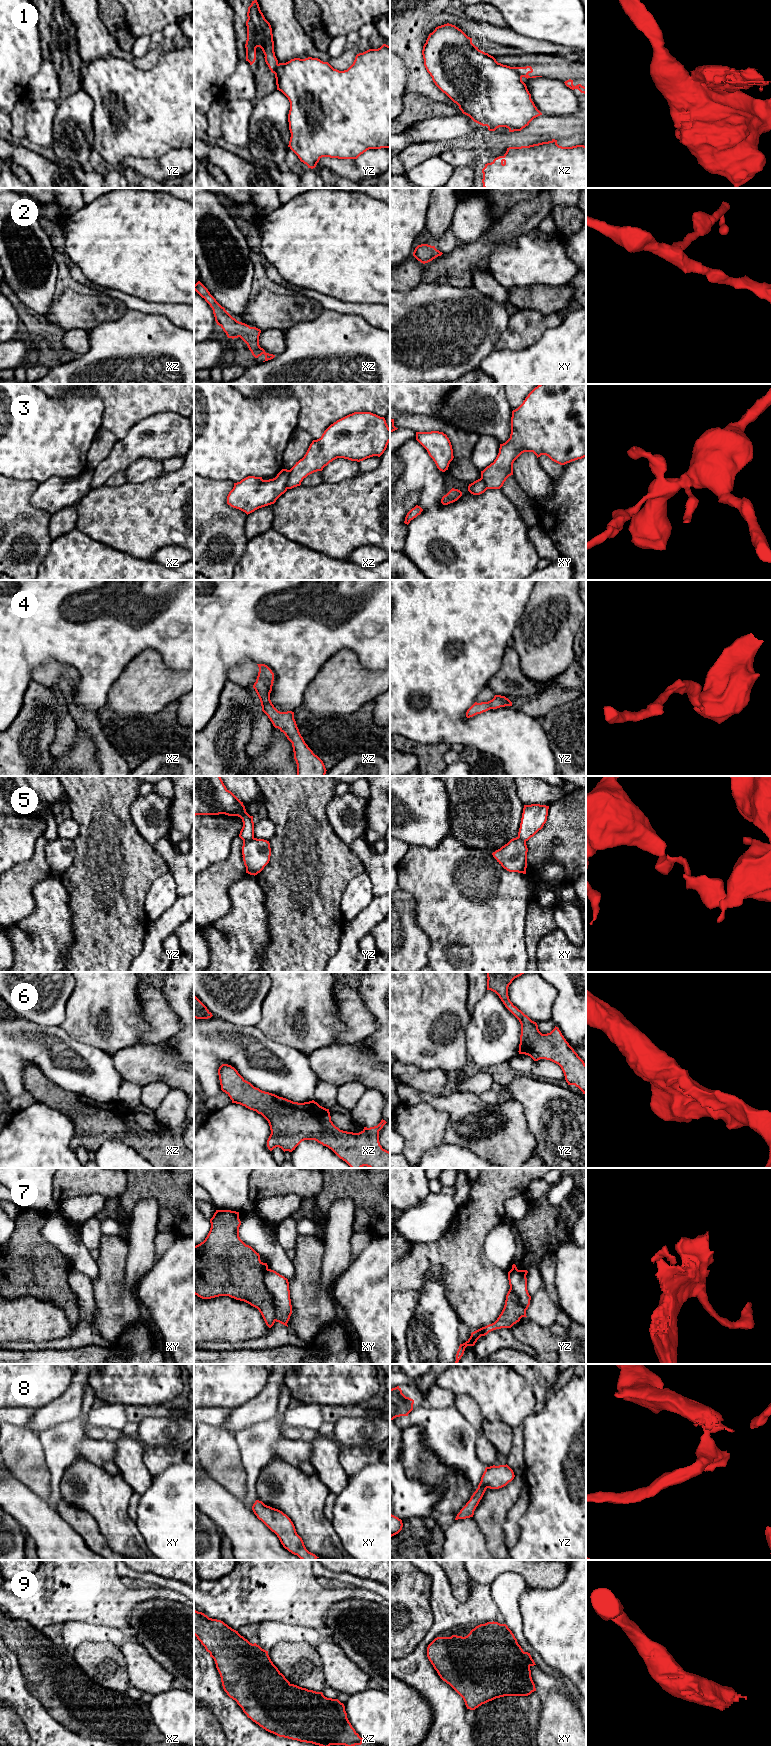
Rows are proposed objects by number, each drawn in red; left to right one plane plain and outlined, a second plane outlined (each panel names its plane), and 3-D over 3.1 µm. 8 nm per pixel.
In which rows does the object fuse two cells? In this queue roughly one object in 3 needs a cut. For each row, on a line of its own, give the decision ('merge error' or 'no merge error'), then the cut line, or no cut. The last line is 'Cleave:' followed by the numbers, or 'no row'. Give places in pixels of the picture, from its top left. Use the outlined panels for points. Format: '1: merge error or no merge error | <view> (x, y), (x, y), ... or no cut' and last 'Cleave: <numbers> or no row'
1: merge error | xz (512, 67), (522, 76)
2: no merge error | no cut
3: merge error | xz (289, 470), (287, 488)
4: no merge error | no cut
5: merge error | yz (253, 837), (243, 841)
6: no merge error | no cut
7: merge error | xy (267, 1268), (264, 1274), (264, 1285), (271, 1297), (275, 1320)
8: no merge error | no cut
9: no merge error | no cut
Cleave: 1, 3, 5, 7

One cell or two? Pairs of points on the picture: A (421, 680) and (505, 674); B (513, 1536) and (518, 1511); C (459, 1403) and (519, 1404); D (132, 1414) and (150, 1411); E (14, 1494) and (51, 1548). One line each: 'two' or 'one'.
A: two
B: one
C: two
D: one
E: one

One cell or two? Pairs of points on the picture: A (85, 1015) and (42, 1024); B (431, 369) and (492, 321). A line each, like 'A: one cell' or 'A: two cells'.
A: two cells
B: one cell

